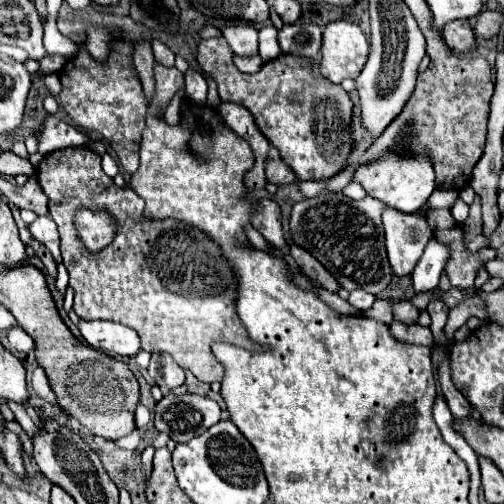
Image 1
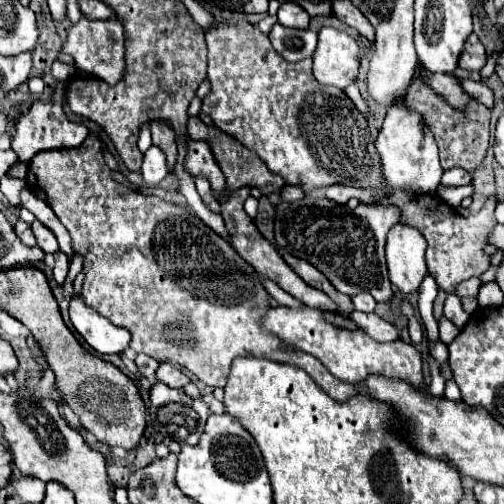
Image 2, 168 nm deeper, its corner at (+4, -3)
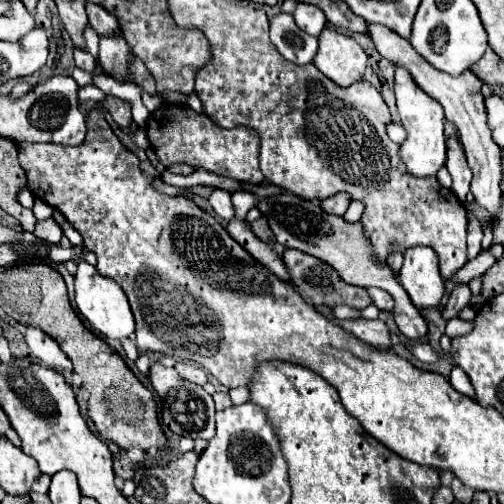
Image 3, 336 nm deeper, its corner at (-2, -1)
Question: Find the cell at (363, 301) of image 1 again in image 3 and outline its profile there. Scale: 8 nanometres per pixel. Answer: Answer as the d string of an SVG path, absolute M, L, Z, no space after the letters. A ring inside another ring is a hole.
M370 287L370 289L368 289L368 293L370 293L370 297L374 299L374 305L376 305L378 309L392 311L392 307L394 307L394 299L392 299L392 295L390 295L388 291L378 289L378 287Z

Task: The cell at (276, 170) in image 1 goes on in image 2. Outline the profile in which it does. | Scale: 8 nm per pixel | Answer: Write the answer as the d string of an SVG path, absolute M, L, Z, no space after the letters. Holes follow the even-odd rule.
M190 117L190 119L188 119L188 133L190 133L190 137L194 137L194 139L206 139L206 141L210 141L210 147L212 147L212 151L214 151L214 157L216 157L216 161L218 161L222 173L226 175L226 185L228 185L228 187L232 187L232 189L240 189L240 187L244 187L244 185L248 185L248 187L258 187L264 195L270 195L270 193L278 191L280 187L284 187L284 179L282 179L280 175L270 173L270 169L266 167L266 163L264 163L254 151L246 149L242 143L238 143L238 141L232 139L232 137L228 137L228 135L222 133L220 129L204 125L200 117Z

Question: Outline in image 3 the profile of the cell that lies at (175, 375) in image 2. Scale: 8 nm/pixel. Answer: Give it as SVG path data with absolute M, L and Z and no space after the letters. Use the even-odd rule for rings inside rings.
M188 361L178 363L178 365L176 365L176 371L180 373L180 377L184 377L184 379L188 379L188 381L196 383L196 385L204 385L204 383L208 381L206 371L204 371L204 369L200 369L200 367L198 367L198 365L194 365L194 363L188 363Z

